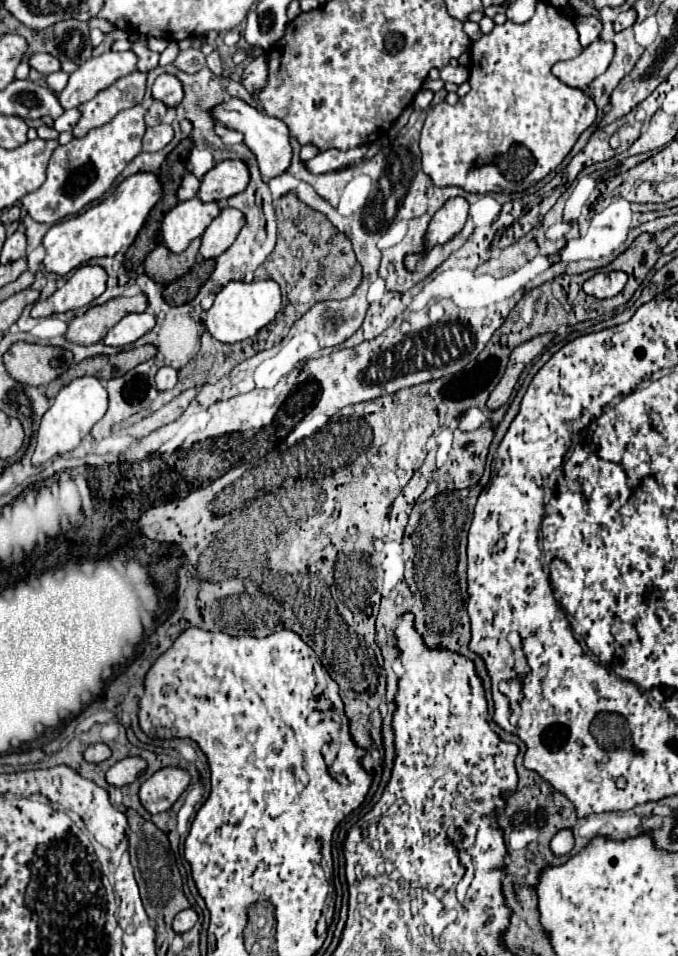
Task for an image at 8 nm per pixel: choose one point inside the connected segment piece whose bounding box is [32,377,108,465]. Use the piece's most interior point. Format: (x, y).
(82, 402)

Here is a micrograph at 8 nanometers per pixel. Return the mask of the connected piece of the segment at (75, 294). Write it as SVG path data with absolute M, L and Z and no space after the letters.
M82 265L74 275L48 299L32 307L32 317L50 317L92 303L106 291L106 271L100 265Z

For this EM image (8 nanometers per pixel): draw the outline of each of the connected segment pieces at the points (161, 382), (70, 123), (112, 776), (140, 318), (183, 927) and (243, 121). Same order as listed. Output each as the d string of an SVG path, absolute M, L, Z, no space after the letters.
M160 367L156 373L156 387L162 389L172 389L176 385L176 369L172 367Z
M66 109L60 117L54 119L54 129L56 131L72 131L76 121L78 121L78 111L76 109Z
M126 757L122 761L118 761L114 767L108 769L106 773L106 781L114 787L124 787L130 785L138 779L138 775L146 769L146 761L140 757Z
M150 311L144 313L130 313L120 323L116 323L106 337L102 339L110 347L122 347L138 341L142 335L146 335L154 327L154 315Z
M184 909L184 911L180 911L180 913L174 917L172 929L174 929L178 935L182 935L182 933L190 931L190 929L194 927L194 923L196 923L196 921L198 921L196 911L194 911L194 909Z
M232 97L232 99L224 101L222 105L218 105L212 111L212 115L218 123L222 123L222 125L234 129L234 131L240 131L244 135L244 143L250 147L250 151L258 159L264 183L268 183L270 179L282 175L290 167L292 147L290 147L290 133L288 133L288 127L286 127L284 121L280 121L276 117L270 117L270 115L264 115L256 107L250 107L250 105L246 105L244 101L236 99L236 97Z

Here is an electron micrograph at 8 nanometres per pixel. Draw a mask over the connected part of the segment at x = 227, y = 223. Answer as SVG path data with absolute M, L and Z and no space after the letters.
M232 207L222 209L222 213L208 225L208 229L202 235L200 255L204 259L220 257L236 241L244 223L246 223L246 219L244 219L242 211L232 209Z

